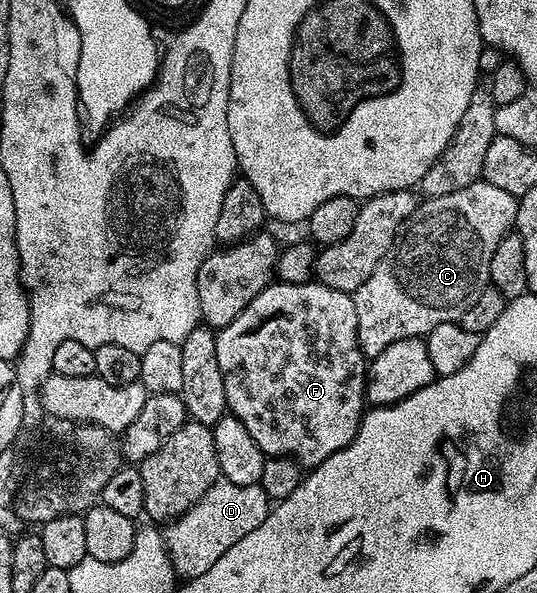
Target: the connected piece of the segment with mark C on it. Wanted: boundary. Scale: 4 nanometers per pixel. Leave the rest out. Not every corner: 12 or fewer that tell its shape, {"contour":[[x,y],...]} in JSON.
{"contour":[[516,195],[427,198],[353,295],[364,359],[459,322]]}

